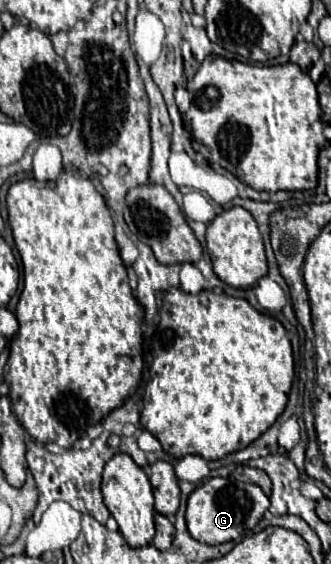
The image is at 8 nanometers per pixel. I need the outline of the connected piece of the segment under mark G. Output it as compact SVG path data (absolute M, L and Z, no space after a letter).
M213 477L199 485L187 499L187 529L189 535L205 545L219 545L225 541L239 541L245 537L269 509L269 497L251 483L237 481L233 477Z

